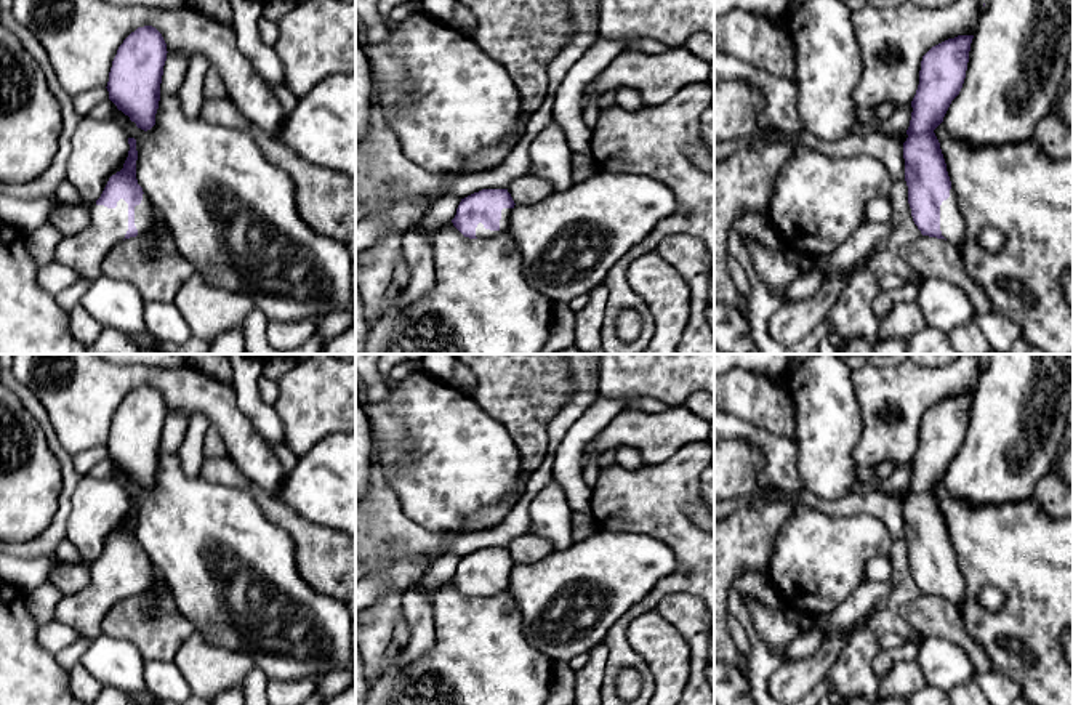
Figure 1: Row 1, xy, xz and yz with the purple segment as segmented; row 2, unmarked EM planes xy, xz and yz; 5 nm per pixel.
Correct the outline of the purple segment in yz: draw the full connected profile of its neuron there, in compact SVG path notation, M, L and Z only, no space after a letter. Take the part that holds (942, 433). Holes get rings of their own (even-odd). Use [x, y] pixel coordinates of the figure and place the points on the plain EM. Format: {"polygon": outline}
{"polygon": "M948 397L922 415L908 497L903 502L905 540L914 583L922 594L946 598L956 607L964 598L964 578L934 489L962 447L972 397Z"}

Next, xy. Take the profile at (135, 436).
{"polygon": "M144 385L123 399L112 420L109 458L144 490L155 484L167 412L162 393Z"}

